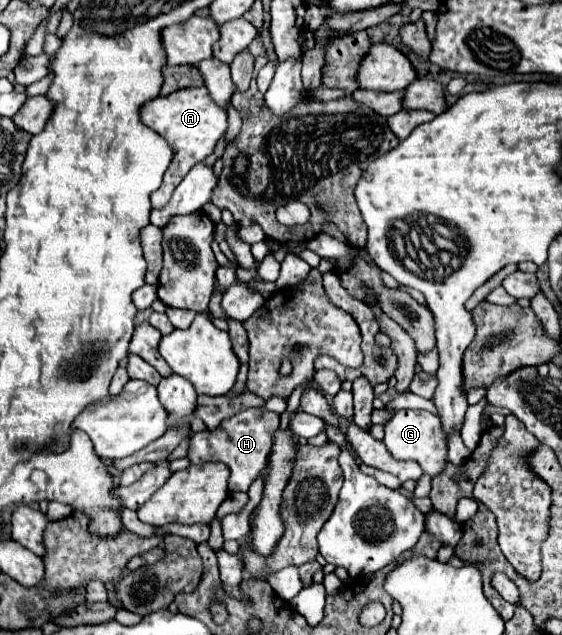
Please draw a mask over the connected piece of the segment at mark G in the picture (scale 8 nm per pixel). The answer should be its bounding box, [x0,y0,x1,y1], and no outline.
[383,409,447,477]

